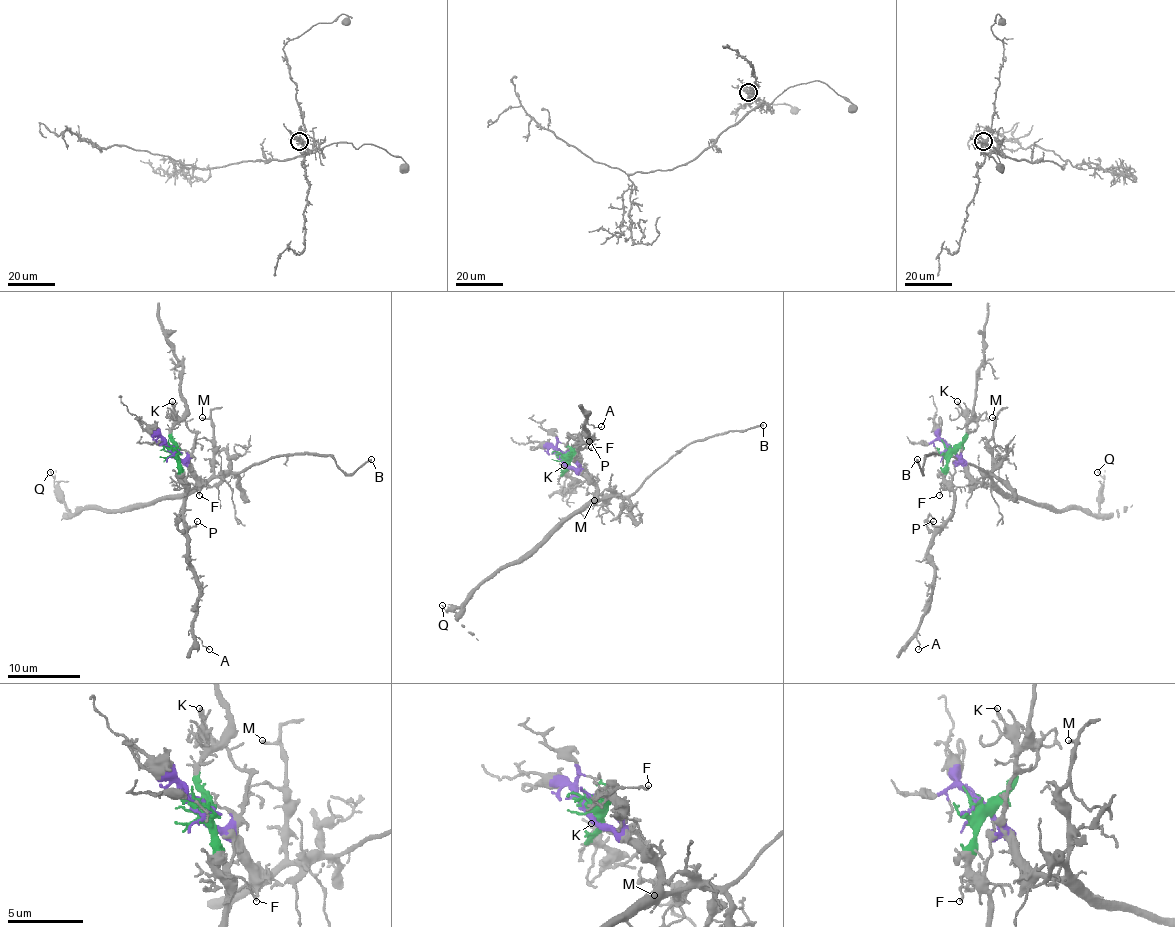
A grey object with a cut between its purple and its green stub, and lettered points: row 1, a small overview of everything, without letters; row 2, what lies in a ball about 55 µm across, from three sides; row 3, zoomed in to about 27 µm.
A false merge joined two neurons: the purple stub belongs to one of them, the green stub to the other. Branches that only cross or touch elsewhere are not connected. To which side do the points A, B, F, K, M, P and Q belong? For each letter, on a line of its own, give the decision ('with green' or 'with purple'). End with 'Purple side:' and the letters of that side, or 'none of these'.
A: with green
B: with purple
F: with green
K: with green
M: with purple
P: with green
Q: with purple
Purple side: B, M, Q

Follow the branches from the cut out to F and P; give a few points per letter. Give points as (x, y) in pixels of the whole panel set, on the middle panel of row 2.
F: (562, 458), (577, 449), (591, 447)
P: (562, 458), (571, 452), (577, 461), (580, 449), (590, 441)

